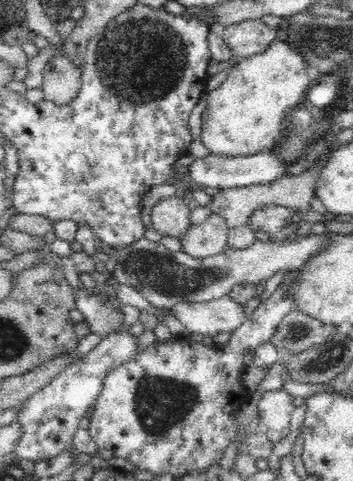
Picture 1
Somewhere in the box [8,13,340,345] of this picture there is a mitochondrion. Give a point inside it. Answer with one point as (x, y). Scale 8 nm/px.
(148, 55)

